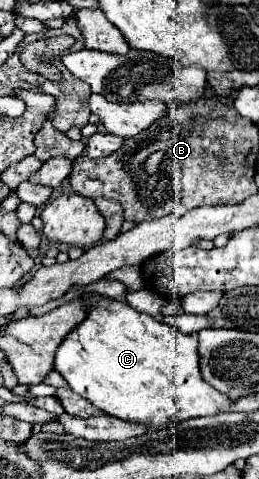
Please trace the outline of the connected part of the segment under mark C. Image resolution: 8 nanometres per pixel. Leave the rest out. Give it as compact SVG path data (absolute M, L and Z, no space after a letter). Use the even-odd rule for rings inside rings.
M99 295L85 297L91 299L93 309L89 311L87 319L77 329L73 329L57 349L55 369L65 377L69 387L77 395L87 399L93 407L97 407L105 415L113 415L123 421L143 423L149 427L149 433L155 433L193 417L213 417L225 413L233 405L227 395L219 393L201 377L197 335L185 335L165 325L163 321L153 319L147 313L135 311L127 303Z

